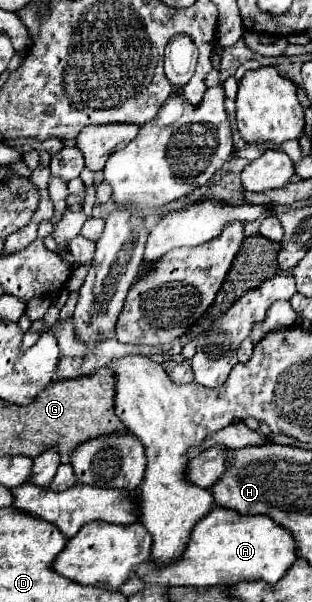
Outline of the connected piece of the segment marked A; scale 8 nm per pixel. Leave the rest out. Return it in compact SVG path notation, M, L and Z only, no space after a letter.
M212 508L190 532L180 560L168 566L154 566L148 558L134 572L146 584L160 586L232 586L244 580L264 580L274 584L294 564L294 538L274 520L264 516L242 516L228 508Z

